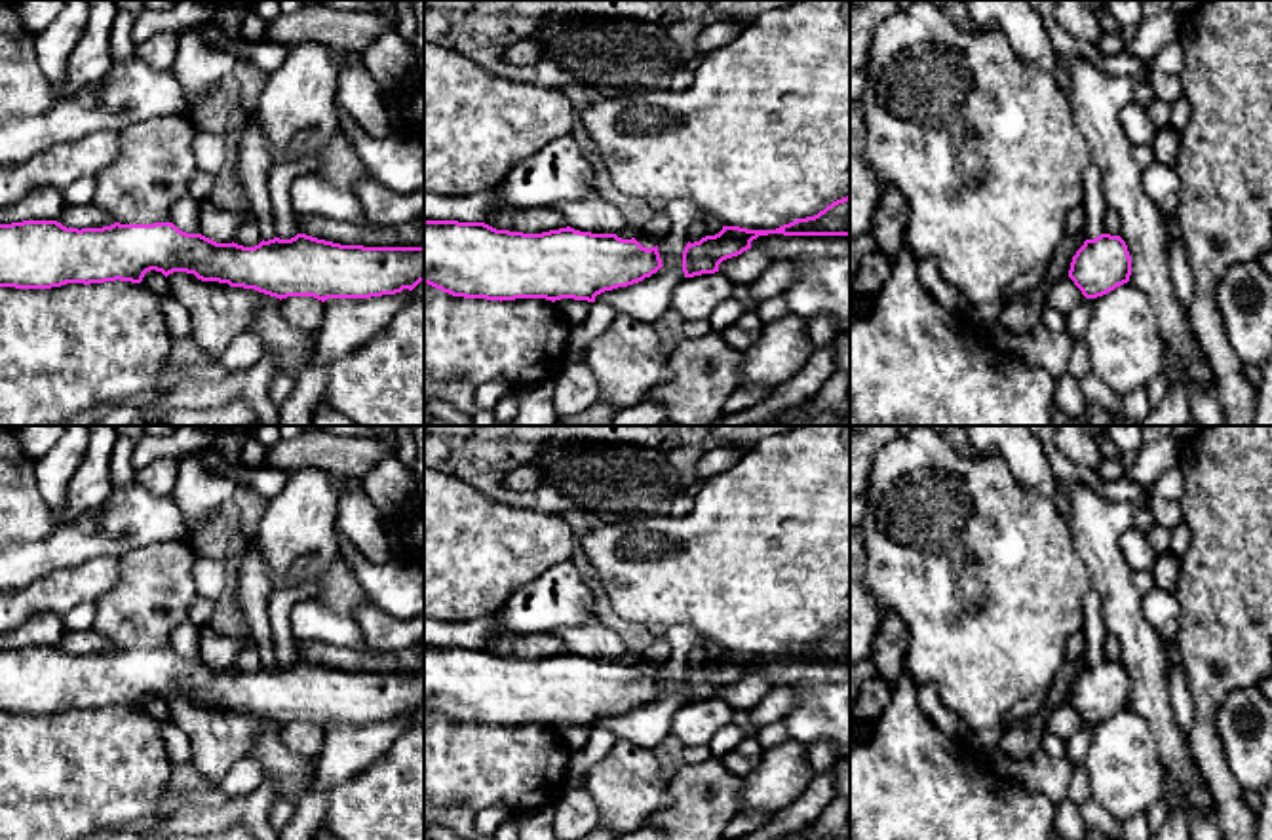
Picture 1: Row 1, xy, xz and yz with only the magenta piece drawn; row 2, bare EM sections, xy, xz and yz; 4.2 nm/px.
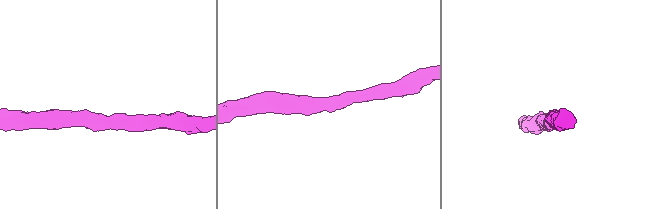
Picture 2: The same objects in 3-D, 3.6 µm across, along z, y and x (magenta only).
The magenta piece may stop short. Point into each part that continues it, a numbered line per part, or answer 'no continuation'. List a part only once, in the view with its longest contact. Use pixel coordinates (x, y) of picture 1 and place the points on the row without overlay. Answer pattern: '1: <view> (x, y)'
no continuation

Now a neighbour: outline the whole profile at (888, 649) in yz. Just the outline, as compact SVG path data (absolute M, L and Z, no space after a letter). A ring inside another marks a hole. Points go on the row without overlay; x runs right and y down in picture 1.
M882 614L873 640L871 661L890 688L894 688L896 680L905 673L905 648L907 629L903 620L897 614Z

